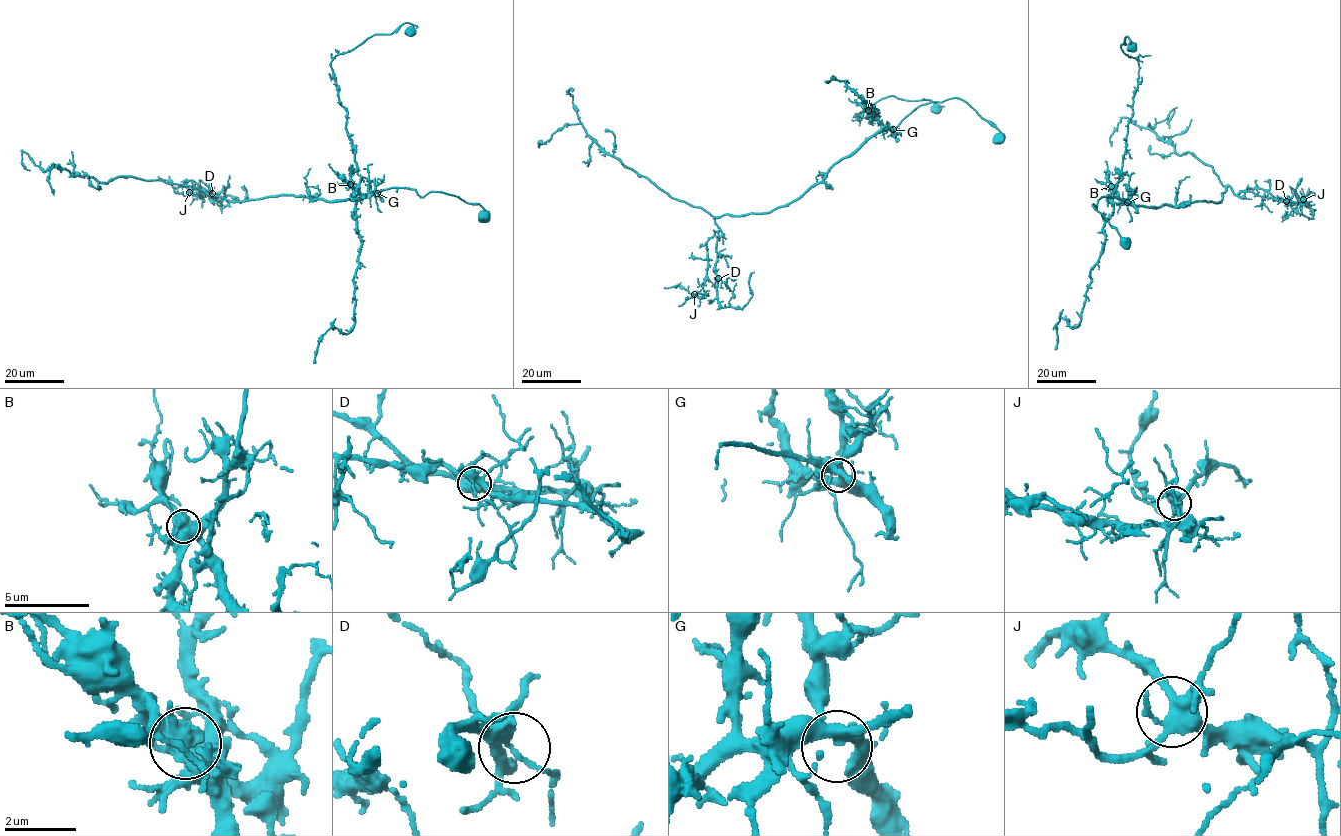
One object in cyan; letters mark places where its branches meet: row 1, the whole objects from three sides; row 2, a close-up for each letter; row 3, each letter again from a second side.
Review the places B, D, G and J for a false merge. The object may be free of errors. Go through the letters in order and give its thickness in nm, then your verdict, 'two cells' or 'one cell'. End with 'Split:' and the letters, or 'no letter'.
B: calibre 550 nm; two cells
D: calibre 360 nm; one cell
G: calibre 340 nm; one cell
J: calibre 400 nm; one cell
Split: B

